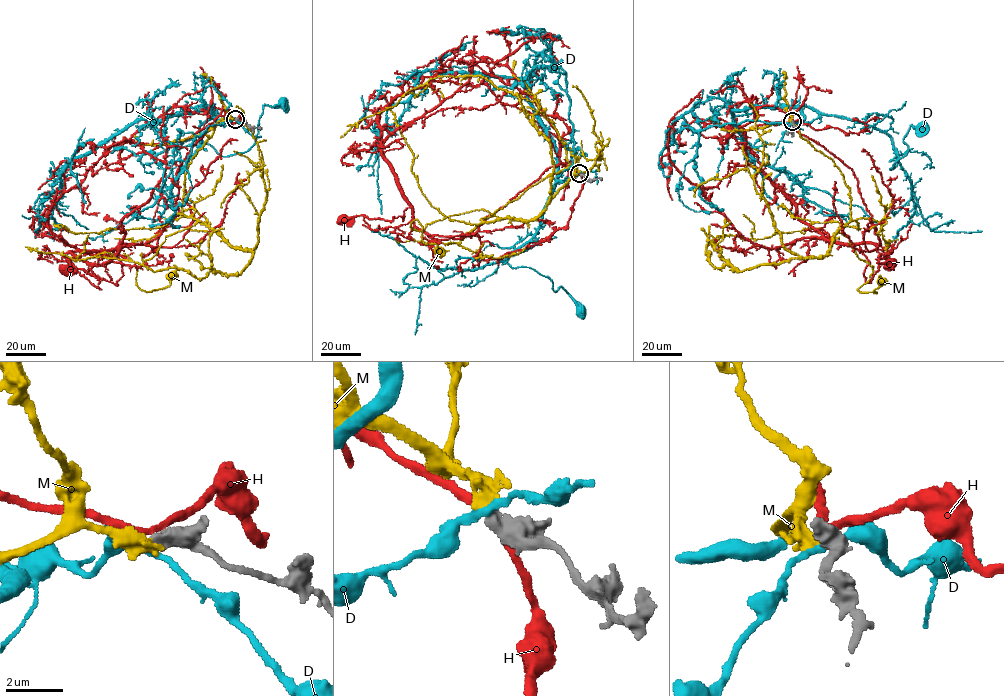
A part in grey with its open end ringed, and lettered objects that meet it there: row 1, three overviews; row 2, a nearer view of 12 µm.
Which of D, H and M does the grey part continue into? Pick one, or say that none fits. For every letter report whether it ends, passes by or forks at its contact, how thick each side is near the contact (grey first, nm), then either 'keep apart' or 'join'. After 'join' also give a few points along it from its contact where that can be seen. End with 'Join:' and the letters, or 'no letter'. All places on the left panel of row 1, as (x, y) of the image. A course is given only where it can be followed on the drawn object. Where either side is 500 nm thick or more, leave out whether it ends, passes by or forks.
D: 500/240 nm | keep apart
H: 600/220 nm | keep apart
M: 500/340 nm | join | via (235, 119), (218, 121), (185, 175), (182, 213), (203, 222), (166, 236), (135, 279), (151, 292), (171, 276)
Join: M

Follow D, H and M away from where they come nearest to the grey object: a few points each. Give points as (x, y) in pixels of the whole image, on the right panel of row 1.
D: (793, 122), (824, 114), (883, 132), (899, 158), (890, 169), (907, 153), (903, 138), (911, 125), (924, 127)
H: (793, 121), (857, 180), (881, 242), (858, 244), (869, 262), (865, 281), (879, 263), (890, 262)
M: (792, 121), (832, 159), (849, 189), (851, 220), (837, 231), (873, 267), (857, 289), (876, 293), (882, 282)

